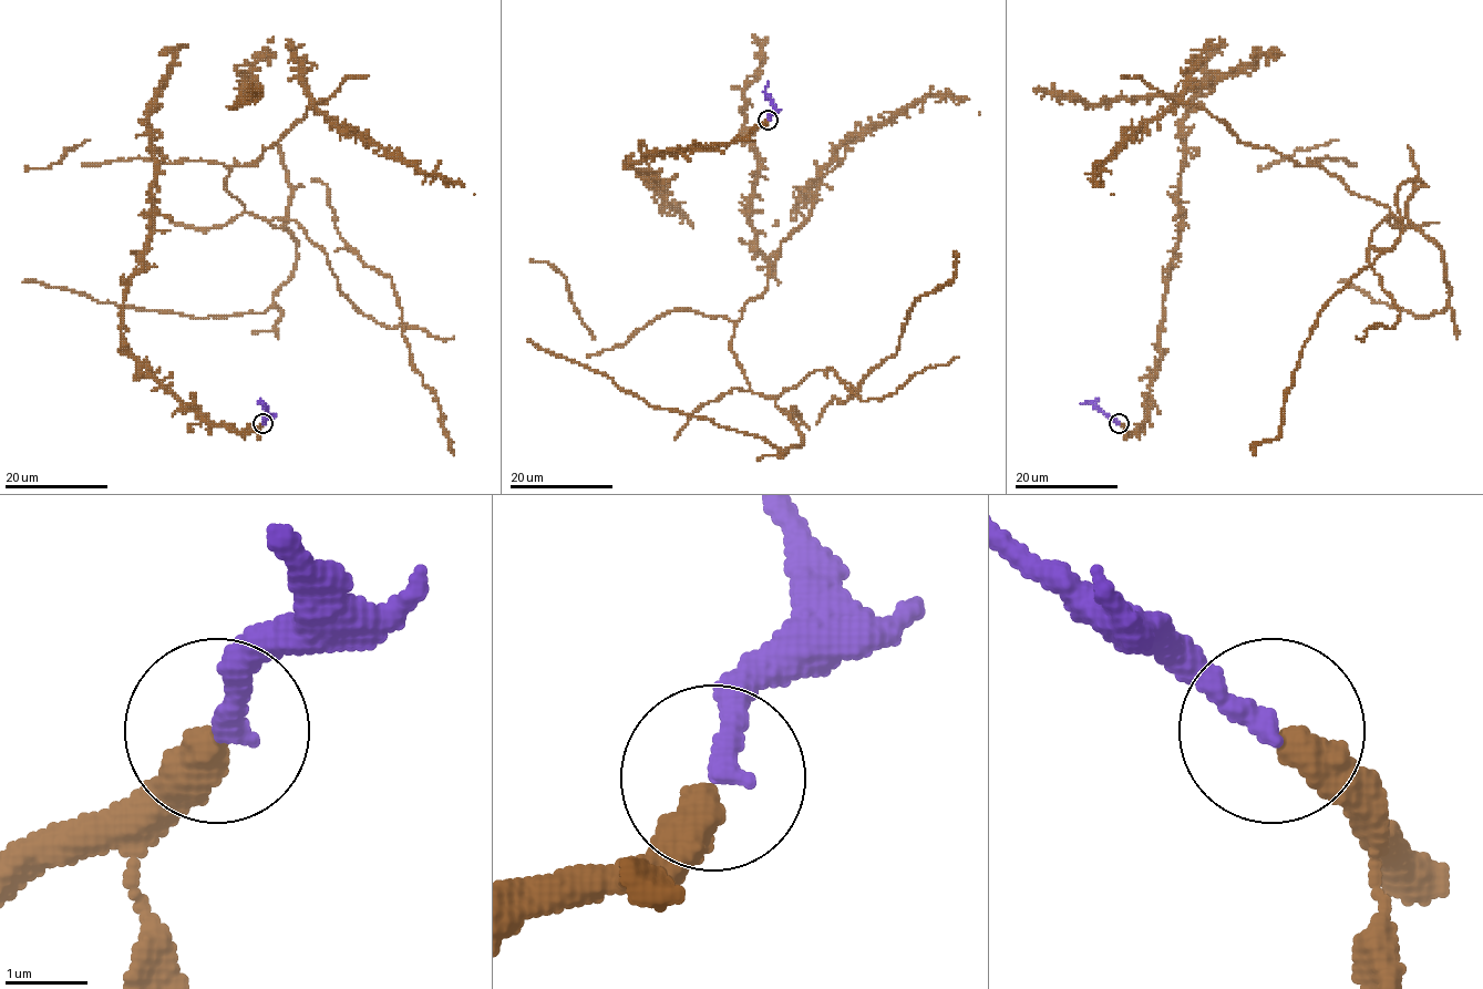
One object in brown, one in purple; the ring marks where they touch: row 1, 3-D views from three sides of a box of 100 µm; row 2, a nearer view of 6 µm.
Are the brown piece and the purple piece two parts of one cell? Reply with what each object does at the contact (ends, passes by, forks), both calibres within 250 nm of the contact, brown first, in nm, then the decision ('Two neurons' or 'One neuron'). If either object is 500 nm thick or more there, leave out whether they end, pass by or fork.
At the ring brown ends. At the ring purple ends. Thickness 440 nm (brown) against 300 nm. One neuron

